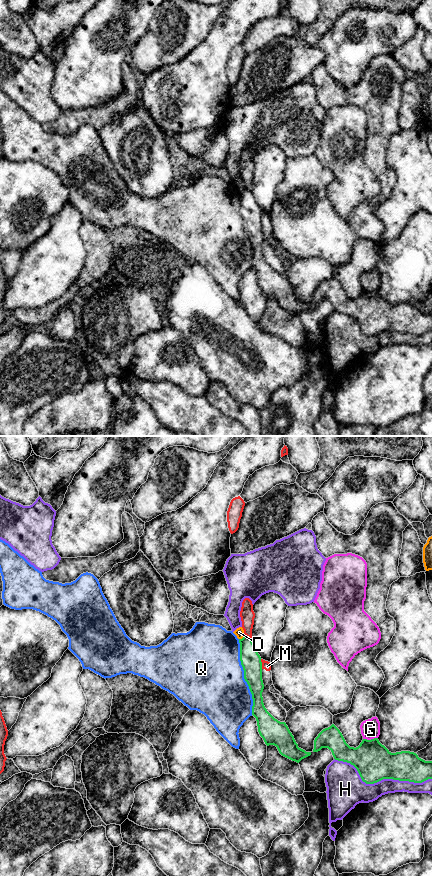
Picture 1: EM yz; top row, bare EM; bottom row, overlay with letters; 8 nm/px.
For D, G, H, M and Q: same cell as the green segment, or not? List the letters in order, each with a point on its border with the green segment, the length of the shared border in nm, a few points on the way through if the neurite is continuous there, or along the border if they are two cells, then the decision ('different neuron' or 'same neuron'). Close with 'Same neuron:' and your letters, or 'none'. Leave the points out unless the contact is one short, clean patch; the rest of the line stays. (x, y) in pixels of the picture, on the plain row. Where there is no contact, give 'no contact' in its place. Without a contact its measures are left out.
D: yz (242, 190) | 60 nm | along yz (244, 187), (239, 191) | different neuron
G: yz (371, 291) | 120 nm | different neuron
H: yz (380, 332) | 800 nm | different neuron
M: yz (261, 216) | 80 nm | different neuron
Q: yz (244, 229) | 600 nm | different neuron
Same neuron: none

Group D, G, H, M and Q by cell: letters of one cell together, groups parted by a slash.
D / G / H / M / Q

